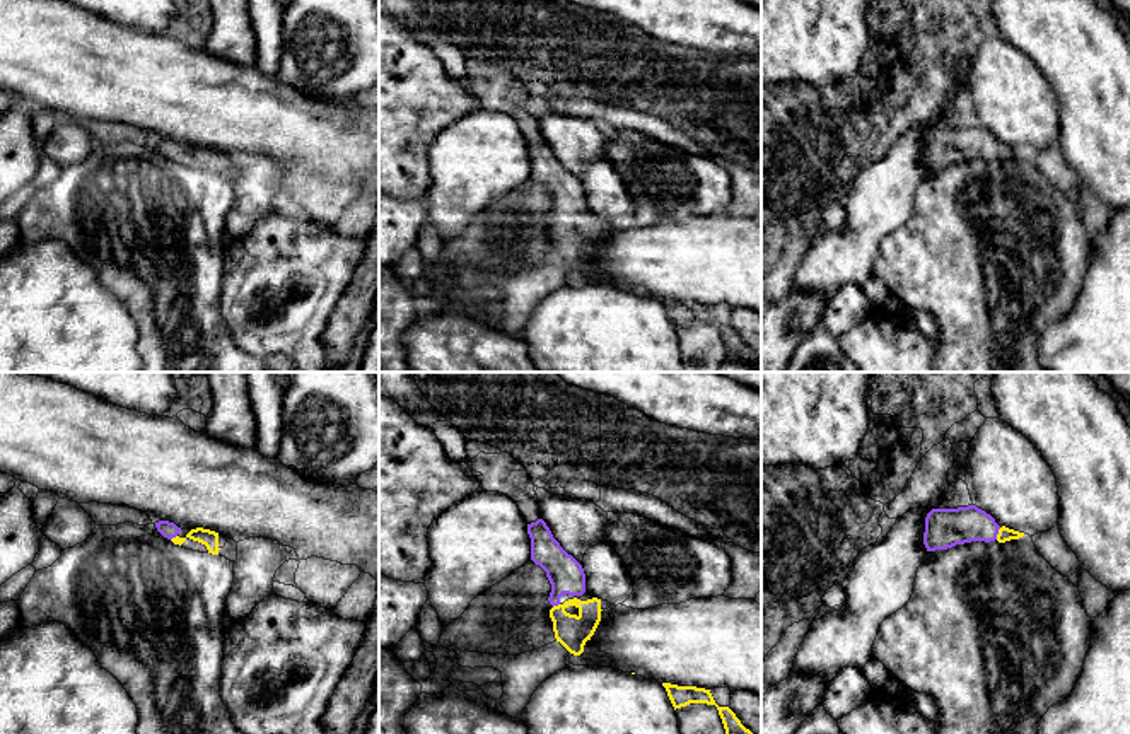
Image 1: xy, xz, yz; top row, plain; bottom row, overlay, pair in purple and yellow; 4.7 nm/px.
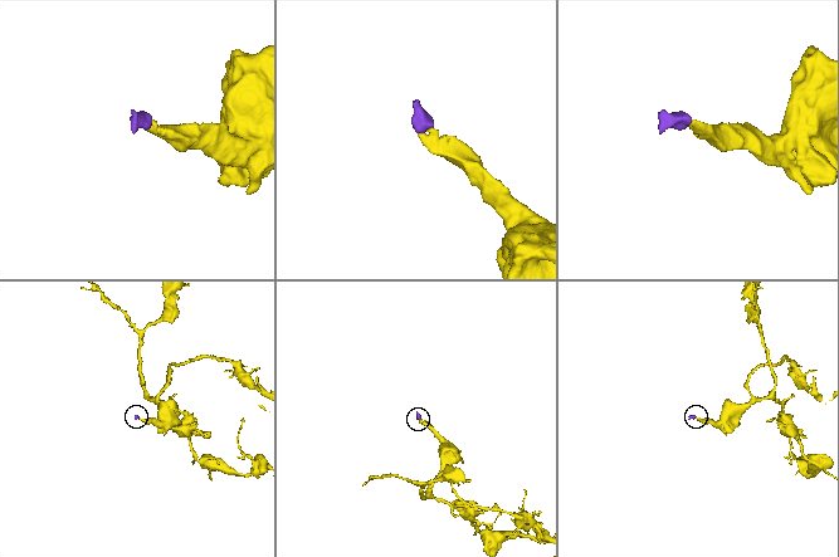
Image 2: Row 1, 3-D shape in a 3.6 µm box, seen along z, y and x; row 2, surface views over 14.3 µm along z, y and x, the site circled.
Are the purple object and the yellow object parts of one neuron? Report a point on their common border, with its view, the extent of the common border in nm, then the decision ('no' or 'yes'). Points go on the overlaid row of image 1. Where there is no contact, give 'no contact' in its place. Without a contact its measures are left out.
meets purple in yz at (997, 533); contact 60 nm long; yes

